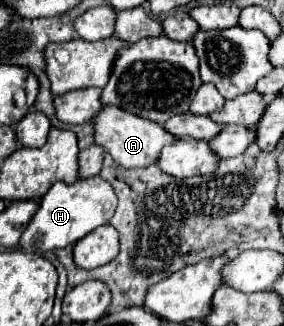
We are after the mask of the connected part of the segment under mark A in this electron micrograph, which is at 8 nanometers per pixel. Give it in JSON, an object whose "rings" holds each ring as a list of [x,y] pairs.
{"rings":[[[104,106],[96,118],[94,118],[94,126],[96,126],[96,136],[94,142],[104,146],[106,152],[110,152],[110,156],[114,158],[116,164],[120,164],[122,168],[146,168],[158,162],[160,152],[164,146],[178,142],[176,136],[172,136],[168,130],[164,130],[164,126],[152,122],[152,120],[144,120],[140,116],[132,116],[130,112],[124,112],[120,108],[112,108],[112,106]]]}

